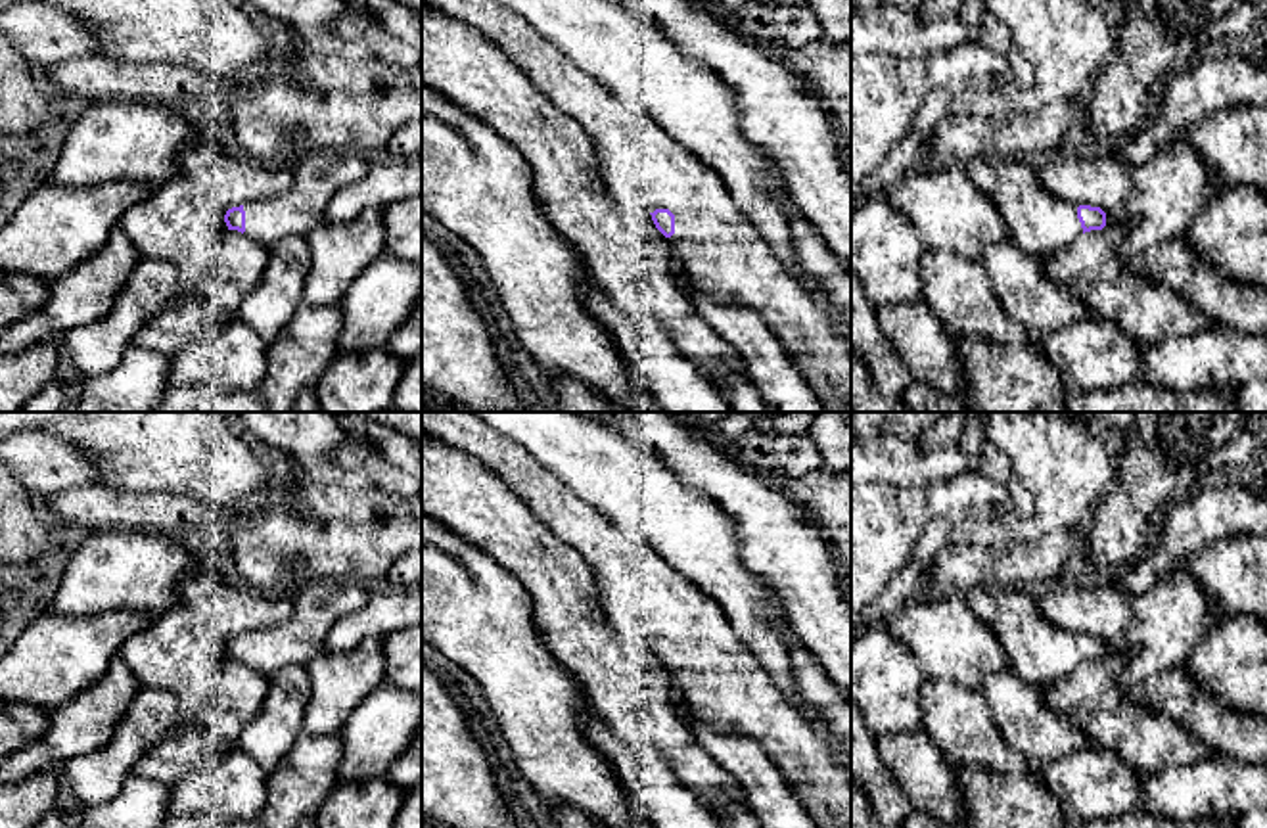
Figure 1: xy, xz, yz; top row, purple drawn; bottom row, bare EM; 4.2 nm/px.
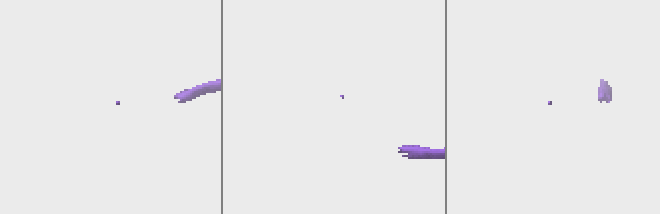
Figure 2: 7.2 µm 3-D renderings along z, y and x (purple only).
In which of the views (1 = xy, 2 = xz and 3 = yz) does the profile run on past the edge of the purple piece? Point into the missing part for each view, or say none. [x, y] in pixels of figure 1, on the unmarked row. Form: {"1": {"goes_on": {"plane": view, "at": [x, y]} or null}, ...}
{"1": {"goes_on": {"plane": "xy", "at": [317, 604]}}, "2": {"goes_on": {"plane": "xz", "at": [723, 683]}}, "3": {"goes_on": {"plane": "yz", "at": [1039, 652]}}}

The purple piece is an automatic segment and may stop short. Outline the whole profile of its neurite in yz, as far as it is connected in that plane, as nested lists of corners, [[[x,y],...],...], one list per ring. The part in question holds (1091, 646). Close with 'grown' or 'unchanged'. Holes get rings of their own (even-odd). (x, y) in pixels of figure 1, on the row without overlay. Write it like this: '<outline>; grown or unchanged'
[[[972,588],[966,598],[974,615],[999,638],[1008,671],[1024,682],[1050,686],[1110,648],[1100,636],[1077,634],[1047,621],[1031,594]]]; grown

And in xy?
[[[309,581],[293,596],[293,613],[272,629],[249,631],[224,644],[228,659],[266,677],[289,665],[307,665],[328,654],[326,636],[345,615],[358,611],[370,592],[366,583]]]; grown

